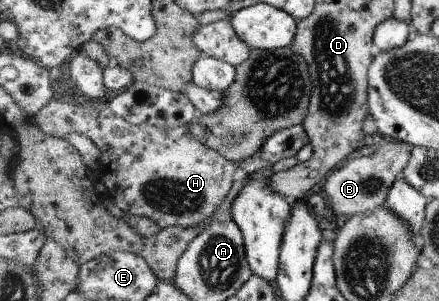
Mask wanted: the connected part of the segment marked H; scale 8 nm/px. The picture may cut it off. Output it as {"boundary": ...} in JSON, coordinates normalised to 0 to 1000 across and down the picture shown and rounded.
{"boundary":[[[162,329],[141,339],[118,332],[80,379],[75,412],[128,458],[150,458],[155,445],[182,439],[214,465],[235,508],[232,545],[223,561],[226,595],[237,605],[264,681],[296,714],[355,731],[369,761],[403,748],[442,754],[474,738],[499,698],[506,671],[513,671],[531,615],[540,561],[535,545],[497,512],[490,495],[467,485],[431,422],[364,422],[339,409],[305,415],[267,385],[241,342],[191,352],[169,346]]]}

